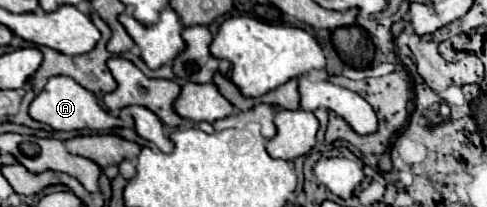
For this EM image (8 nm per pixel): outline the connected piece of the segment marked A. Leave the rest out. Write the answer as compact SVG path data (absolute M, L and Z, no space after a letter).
M54 76L48 80L48 84L44 86L44 90L34 98L34 102L30 104L30 116L38 122L44 122L48 126L52 126L54 130L106 130L106 128L116 128L122 126L120 118L114 118L110 112L106 112L96 96L82 88L76 80L72 80L70 76Z

